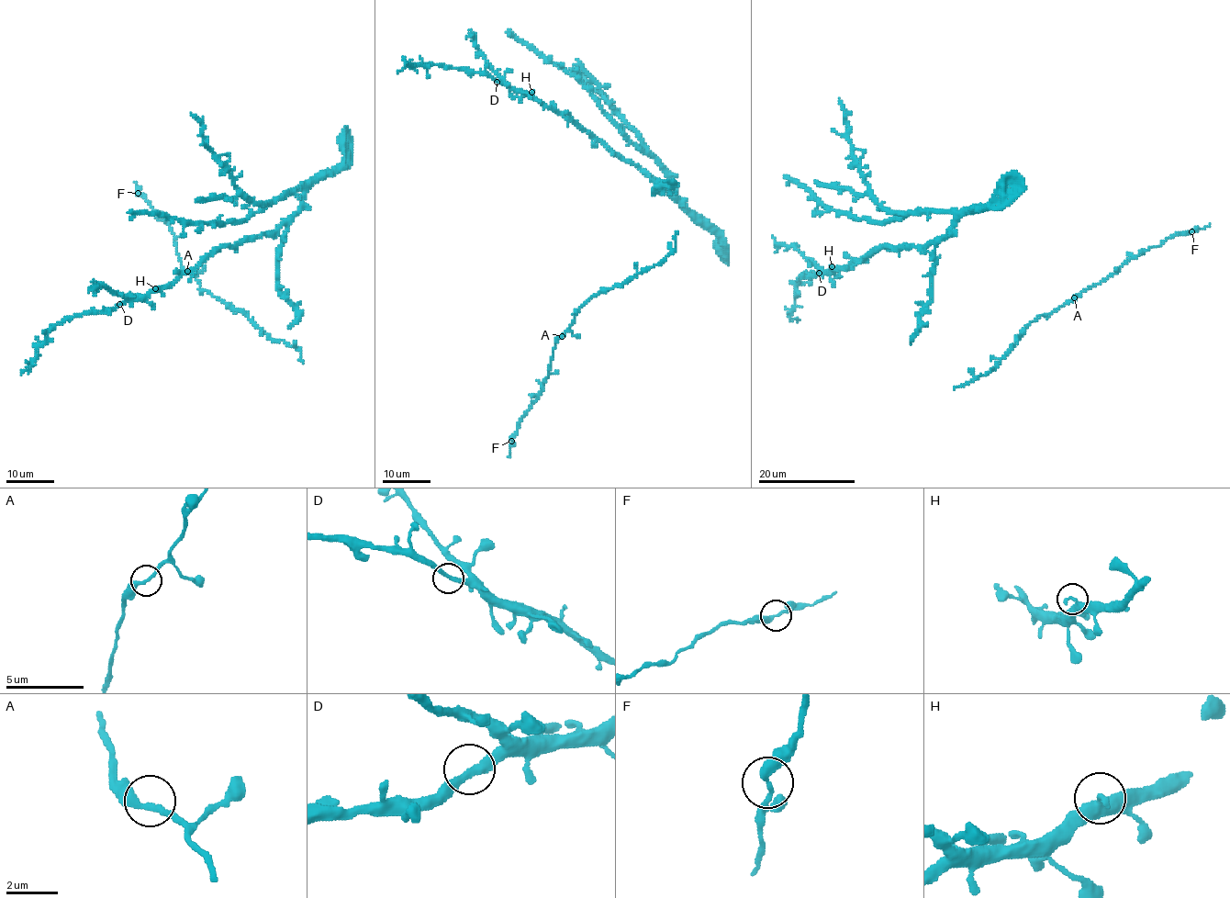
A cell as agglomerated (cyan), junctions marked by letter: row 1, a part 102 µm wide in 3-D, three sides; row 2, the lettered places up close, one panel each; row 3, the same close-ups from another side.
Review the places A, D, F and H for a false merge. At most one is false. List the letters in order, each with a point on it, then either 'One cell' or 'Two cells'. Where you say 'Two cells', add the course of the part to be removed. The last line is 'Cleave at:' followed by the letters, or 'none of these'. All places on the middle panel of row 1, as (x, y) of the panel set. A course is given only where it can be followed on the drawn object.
A: Place: (562, 336). One cell
D: Place: (497, 82). One cell
F: Place: (511, 441). One cell
H: Place: (531, 92). One cell
Cleave at: none of these

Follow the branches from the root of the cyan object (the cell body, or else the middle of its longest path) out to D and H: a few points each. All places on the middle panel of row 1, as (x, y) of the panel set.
D: (668, 185), (654, 192), (654, 188), (663, 186), (635, 165), (616, 156), (564, 116), (497, 82)
H: (668, 185), (654, 192), (654, 188), (663, 186), (544, 106), (531, 92)

